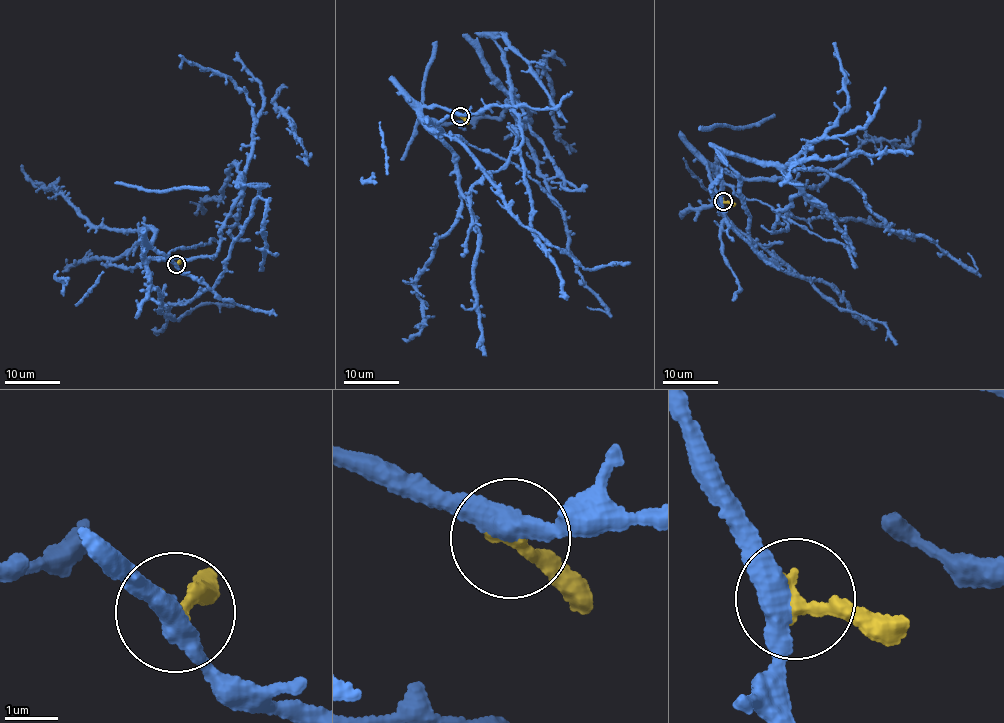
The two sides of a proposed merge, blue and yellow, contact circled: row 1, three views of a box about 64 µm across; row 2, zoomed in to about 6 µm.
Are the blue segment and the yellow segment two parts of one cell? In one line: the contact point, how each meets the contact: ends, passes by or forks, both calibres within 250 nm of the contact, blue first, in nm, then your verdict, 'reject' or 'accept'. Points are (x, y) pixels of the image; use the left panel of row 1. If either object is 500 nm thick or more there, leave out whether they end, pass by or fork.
at (176, 264); blue passes by; yellow ends there; 400 nm thick on the blue side, 280 nm on the other; accept

